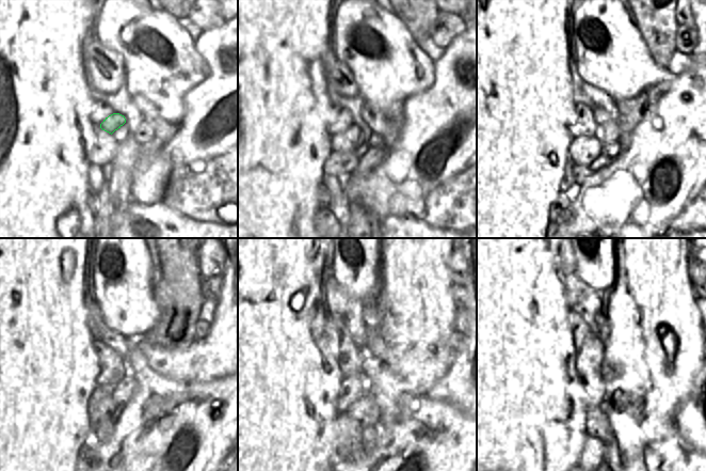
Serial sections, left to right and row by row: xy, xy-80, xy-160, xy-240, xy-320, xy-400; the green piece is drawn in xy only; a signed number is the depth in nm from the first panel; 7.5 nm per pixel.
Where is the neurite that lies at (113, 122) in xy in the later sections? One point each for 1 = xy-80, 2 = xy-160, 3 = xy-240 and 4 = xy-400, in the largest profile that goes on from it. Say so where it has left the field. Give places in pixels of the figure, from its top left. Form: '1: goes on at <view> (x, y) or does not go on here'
1: goes on at xy-80 (347, 141)
2: goes on at xy-160 (583, 151)
3: goes on at xy-240 (107, 413)
4: goes on at xy-400 (592, 454)

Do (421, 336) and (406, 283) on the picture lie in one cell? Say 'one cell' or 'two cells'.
one cell

